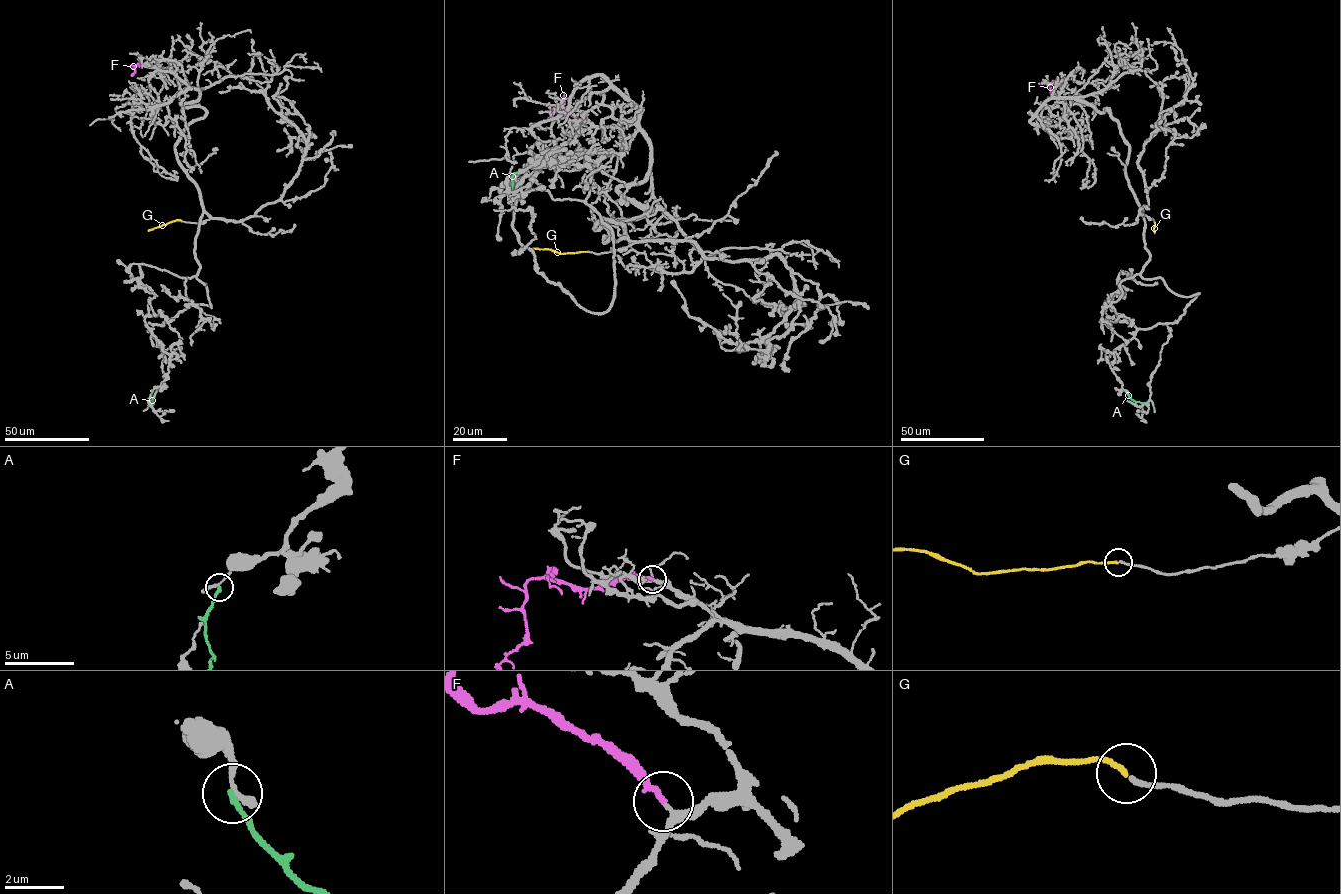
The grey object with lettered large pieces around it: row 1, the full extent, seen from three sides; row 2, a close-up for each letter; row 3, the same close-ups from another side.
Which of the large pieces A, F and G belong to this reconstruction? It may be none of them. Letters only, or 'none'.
F, G

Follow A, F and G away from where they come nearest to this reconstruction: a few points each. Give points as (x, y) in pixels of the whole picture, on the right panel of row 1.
A: (1128, 394), (1135, 401), (1149, 404)
F: (1055, 81), (1049, 83), (1051, 95)
G: (1152, 219), (1154, 233)

